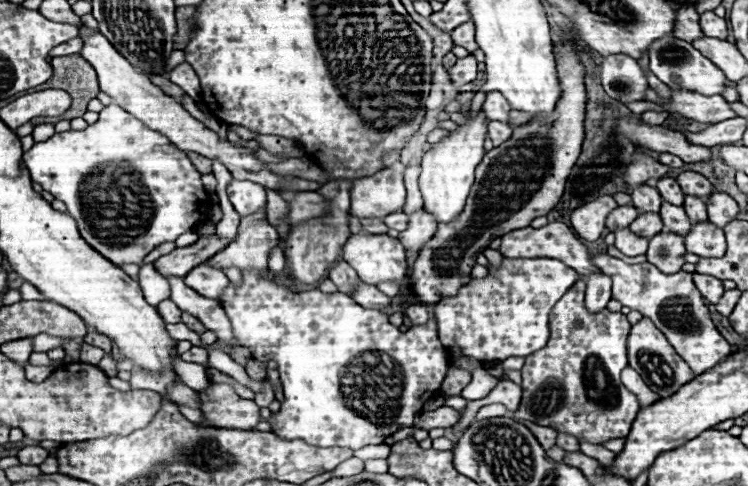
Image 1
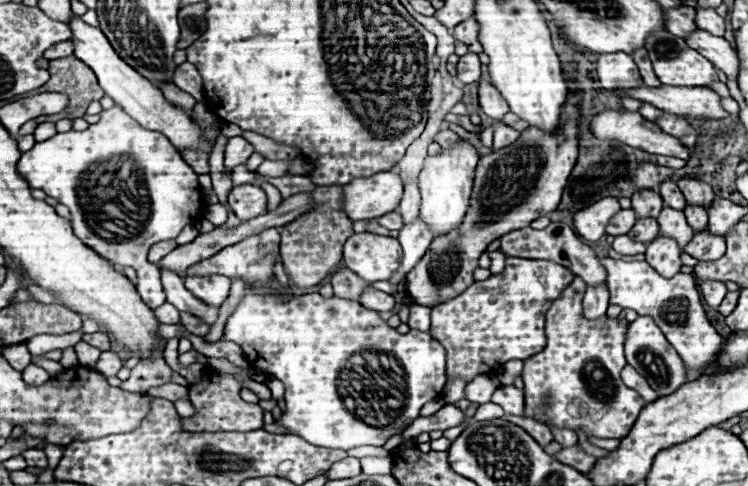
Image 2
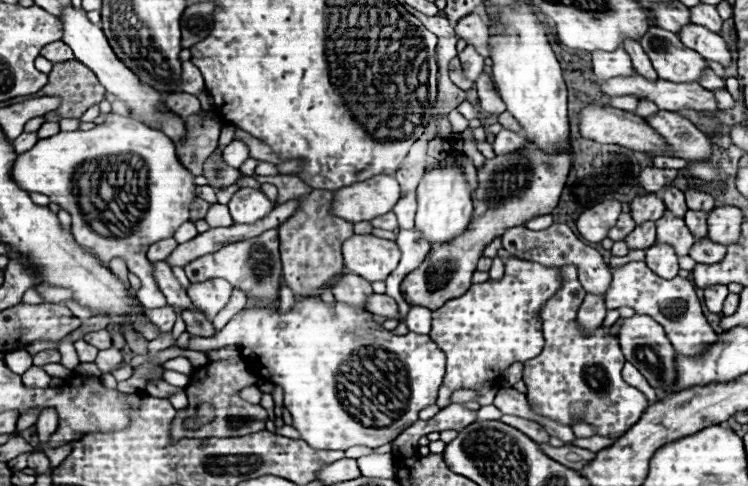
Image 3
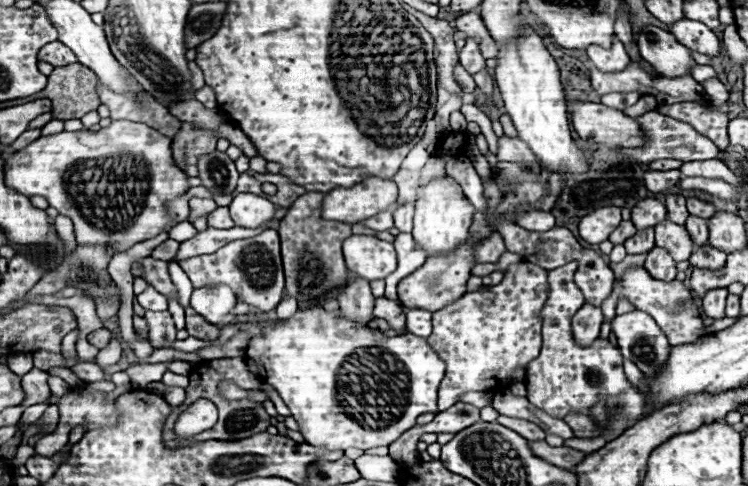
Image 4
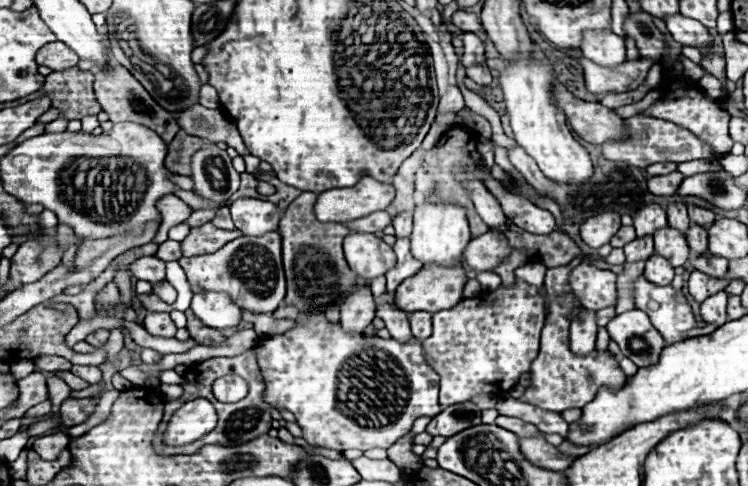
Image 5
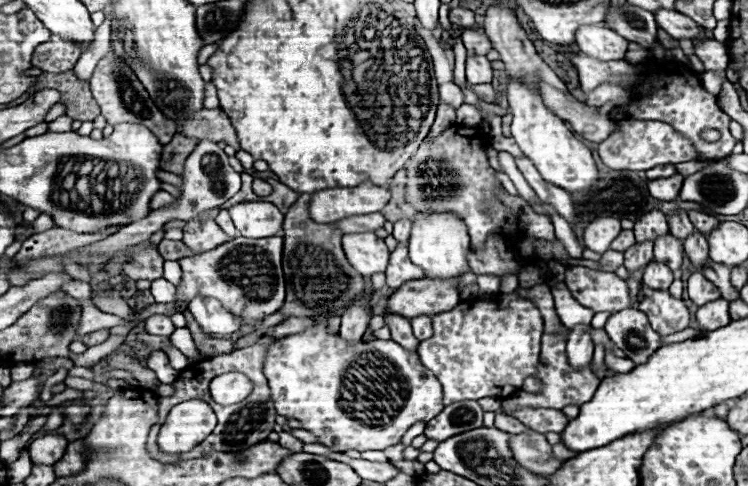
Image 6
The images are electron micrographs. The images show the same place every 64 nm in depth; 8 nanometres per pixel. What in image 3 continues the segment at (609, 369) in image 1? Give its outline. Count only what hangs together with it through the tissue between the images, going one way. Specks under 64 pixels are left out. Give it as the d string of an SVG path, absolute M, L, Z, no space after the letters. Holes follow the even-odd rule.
M564 266L560 270L564 282L542 308L542 332L546 340L544 350L540 356L524 364L528 402L538 414L560 424L570 424L578 418L592 424L597 435L617 439L640 420L648 408L648 400L644 400L642 392L636 392L636 388L624 384L622 380L622 366L626 360L620 352L618 338L604 328L598 328L592 336L584 336L580 332L576 326L576 312L582 304L584 290L576 280L574 266ZM570 404L572 408L578 408L578 412L570 414Z

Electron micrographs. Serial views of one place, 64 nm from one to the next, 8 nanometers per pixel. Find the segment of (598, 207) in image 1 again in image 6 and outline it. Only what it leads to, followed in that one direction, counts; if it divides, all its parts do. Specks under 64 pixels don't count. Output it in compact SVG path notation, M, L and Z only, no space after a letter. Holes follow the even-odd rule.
M596 218L584 230L584 246L596 254L604 254L620 232L622 228L618 218Z

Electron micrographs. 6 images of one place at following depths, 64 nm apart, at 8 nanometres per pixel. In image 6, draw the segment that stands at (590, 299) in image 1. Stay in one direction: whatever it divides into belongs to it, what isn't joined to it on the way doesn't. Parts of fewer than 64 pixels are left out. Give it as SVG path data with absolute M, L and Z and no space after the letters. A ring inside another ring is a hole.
M582 326L572 328L570 338L566 342L566 356L568 356L570 364L576 370L586 368L590 364L590 360L592 360L592 352L594 352L594 342L592 342L590 334L584 332Z

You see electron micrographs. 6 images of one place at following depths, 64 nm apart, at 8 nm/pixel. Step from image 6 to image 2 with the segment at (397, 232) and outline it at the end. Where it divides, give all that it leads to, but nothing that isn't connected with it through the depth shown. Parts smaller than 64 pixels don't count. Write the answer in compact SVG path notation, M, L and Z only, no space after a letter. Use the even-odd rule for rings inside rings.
M408 184L408 186L404 186L404 196L402 196L402 202L396 208L396 212L402 216L404 224L412 224L412 220L416 220L416 216L418 216L418 210L420 210L418 186Z

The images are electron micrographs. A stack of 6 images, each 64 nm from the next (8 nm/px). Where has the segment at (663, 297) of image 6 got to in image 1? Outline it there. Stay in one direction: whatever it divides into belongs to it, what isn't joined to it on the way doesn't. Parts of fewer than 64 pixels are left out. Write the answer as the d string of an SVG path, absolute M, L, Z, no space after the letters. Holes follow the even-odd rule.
M596 254L592 256L594 264L612 278L612 298L618 300L622 306L628 306L630 310L642 312L642 316L650 318L656 328L664 332L668 342L674 346L674 350L684 358L684 362L692 368L692 372L698 376L716 364L720 364L722 358L732 352L732 346L720 336L716 326L710 320L710 312L702 300L702 294L692 284L690 272L676 272L676 274L662 274L656 266L642 262L642 264L626 264L618 258L612 258L608 254Z

